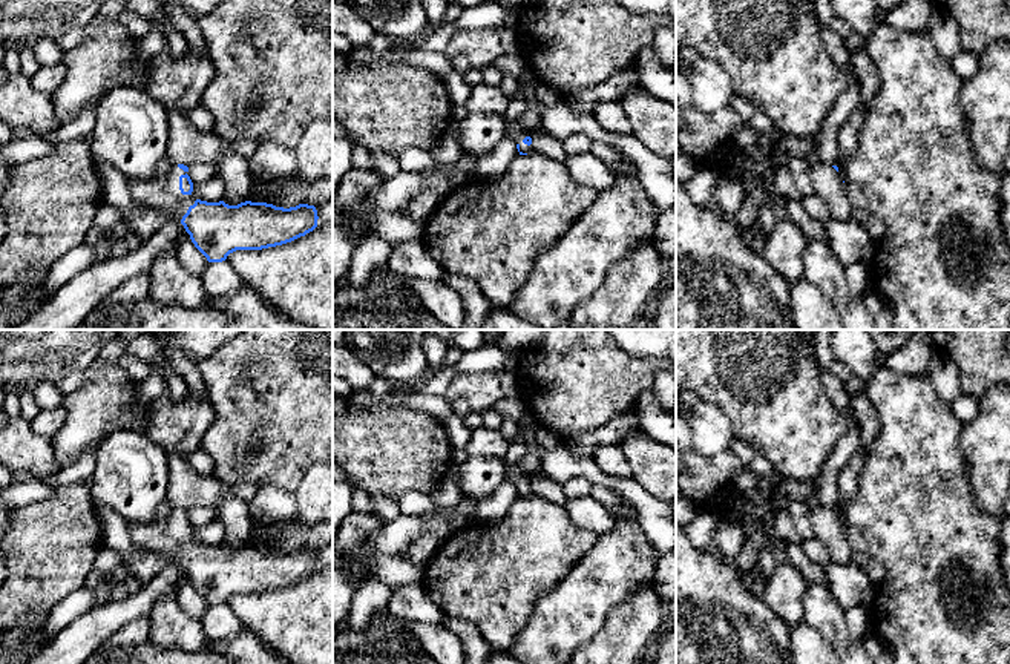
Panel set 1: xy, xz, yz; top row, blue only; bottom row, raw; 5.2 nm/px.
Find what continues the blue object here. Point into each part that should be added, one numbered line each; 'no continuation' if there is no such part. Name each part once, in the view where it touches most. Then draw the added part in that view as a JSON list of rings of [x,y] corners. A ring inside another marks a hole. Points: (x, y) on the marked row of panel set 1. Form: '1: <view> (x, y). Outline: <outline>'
1: xy (163, 192). Outline: [[[173,164],[166,175],[147,181],[129,179],[130,198],[138,205],[167,212],[173,219],[181,221],[196,201],[193,195],[182,195],[179,190],[179,176],[185,173]]]

